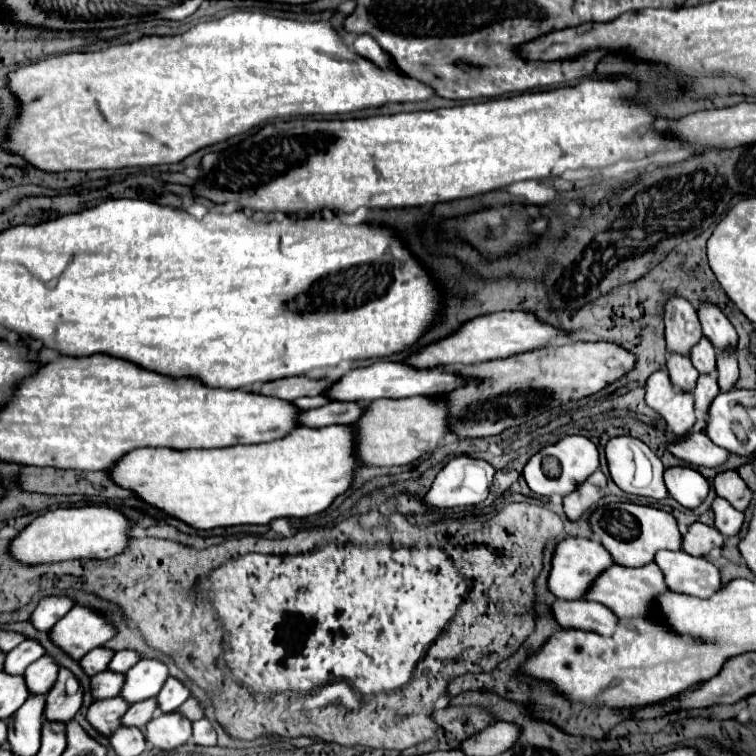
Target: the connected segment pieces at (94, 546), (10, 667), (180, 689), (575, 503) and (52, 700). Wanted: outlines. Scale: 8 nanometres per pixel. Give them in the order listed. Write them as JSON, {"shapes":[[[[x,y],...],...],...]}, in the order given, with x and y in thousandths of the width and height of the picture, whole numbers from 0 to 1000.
{"shapes":[[[[91,671],[91,673],[73,673],[49,687],[44,687],[25,708],[12,718],[12,734],[22,745],[36,750],[52,745],[81,745],[97,739],[144,739],[157,734],[163,724],[168,724],[171,710],[165,700],[173,692],[165,687],[163,679],[147,671]]],[[[30,848],[28,853],[22,853],[17,861],[12,861],[7,866],[7,877],[4,877],[4,888],[9,893],[30,893],[33,885],[57,866],[57,856],[49,848]]],[[[224,896],[208,919],[208,935],[213,943],[229,943],[239,930],[247,927],[247,922],[250,914],[242,909],[242,903],[231,896]]],[[[787,623],[787,628],[779,628],[766,644],[745,657],[747,679],[753,687],[766,687],[774,673],[779,673],[784,665],[790,665],[803,652],[803,634],[795,623]]],[[[81,885],[78,896],[73,901],[73,906],[67,909],[67,914],[60,919],[60,940],[57,948],[62,954],[75,954],[75,956],[91,956],[97,951],[97,946],[104,940],[107,927],[110,927],[110,914],[104,909],[104,914],[94,922],[86,922],[86,901],[97,896],[94,888]]]]}

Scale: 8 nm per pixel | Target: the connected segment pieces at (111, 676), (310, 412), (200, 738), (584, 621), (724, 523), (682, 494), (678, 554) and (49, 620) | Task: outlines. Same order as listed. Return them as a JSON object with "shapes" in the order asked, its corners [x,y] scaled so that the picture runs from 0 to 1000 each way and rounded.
{"shapes":[[[[136,888],[136,890],[126,893],[120,898],[120,922],[123,922],[123,927],[155,922],[160,909],[163,909],[163,901],[165,901],[165,893],[147,890],[147,888]]],[[[438,530],[419,541],[406,541],[401,549],[396,549],[398,565],[427,565],[427,562],[464,562],[475,554],[480,546],[480,538],[475,533],[446,533]]],[[[263,951],[255,956],[255,975],[253,980],[258,985],[269,985],[269,988],[282,988],[287,983],[287,972],[282,967],[282,959],[274,951]]],[[[734,792],[734,798],[729,800],[729,811],[731,819],[742,824],[742,829],[787,835],[800,843],[808,843],[816,829],[816,813],[787,795]]],[[[946,657],[940,665],[940,673],[946,679],[946,697],[948,697],[948,702],[954,702],[954,708],[967,710],[980,700],[983,679],[970,673],[959,660]]],[[[882,618],[877,636],[885,655],[911,673],[919,673],[938,652],[938,639],[933,631],[914,618]]],[[[869,729],[864,742],[877,753],[877,766],[882,766],[882,776],[888,782],[933,792],[933,790],[940,790],[954,776],[954,761],[948,750],[930,737],[917,737],[906,729]]],[[[57,790],[38,821],[49,835],[65,835],[94,803],[97,795],[91,790]]]]}

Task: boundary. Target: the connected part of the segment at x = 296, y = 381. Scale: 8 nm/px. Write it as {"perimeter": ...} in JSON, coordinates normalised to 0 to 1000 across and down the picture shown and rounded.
{"perimeter":[[[380,499],[366,504],[348,507],[340,520],[343,522],[366,522],[369,528],[388,530],[393,525],[403,522],[425,522],[430,512],[435,512],[438,504],[433,501],[406,501],[406,499]]]}

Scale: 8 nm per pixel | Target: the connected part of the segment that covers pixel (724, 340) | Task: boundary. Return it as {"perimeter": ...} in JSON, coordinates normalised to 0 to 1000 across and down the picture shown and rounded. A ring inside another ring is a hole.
{"perimeter":[[[925,401],[922,417],[925,417],[927,433],[930,433],[930,443],[933,443],[948,462],[959,462],[959,459],[975,454],[972,433],[970,433],[967,425],[956,417],[956,411],[954,411],[951,406],[946,406],[946,401]]]}

